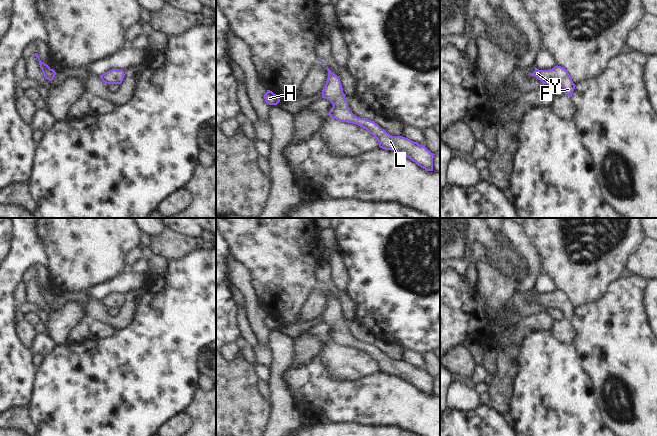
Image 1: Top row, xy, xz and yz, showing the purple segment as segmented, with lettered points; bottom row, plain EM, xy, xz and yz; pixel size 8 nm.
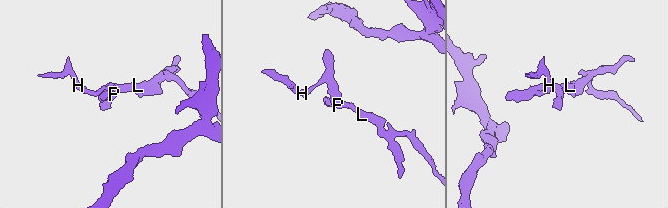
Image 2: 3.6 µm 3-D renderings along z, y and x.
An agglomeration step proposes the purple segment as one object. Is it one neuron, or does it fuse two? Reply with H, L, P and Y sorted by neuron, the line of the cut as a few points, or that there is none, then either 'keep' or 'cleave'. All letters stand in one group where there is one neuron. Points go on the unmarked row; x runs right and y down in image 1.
groups H L P Y; cut none; keep

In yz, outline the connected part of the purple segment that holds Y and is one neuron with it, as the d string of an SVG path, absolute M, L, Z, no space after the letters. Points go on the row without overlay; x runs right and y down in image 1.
M557 289L549 294L539 294L535 291L535 295L530 299L535 300L542 308L557 308L563 311L565 320L572 321L576 309L565 292Z

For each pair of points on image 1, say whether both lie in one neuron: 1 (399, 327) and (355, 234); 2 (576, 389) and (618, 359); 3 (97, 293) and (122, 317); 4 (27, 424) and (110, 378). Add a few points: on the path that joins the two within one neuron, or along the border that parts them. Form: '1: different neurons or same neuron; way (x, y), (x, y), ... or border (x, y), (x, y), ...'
1: same neuron; way (399, 304), (399, 291), (378, 257)
2: different neurons; border (579, 357), (582, 368), (593, 386), (596, 401)
3: different neurons; border (92, 298), (99, 300)
4: different neurons; border (28, 406), (34, 425)

